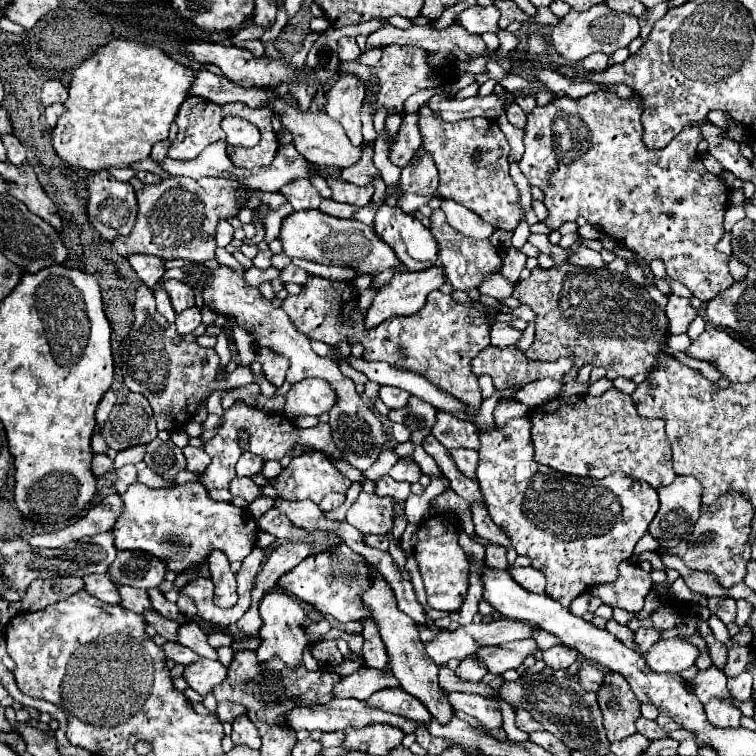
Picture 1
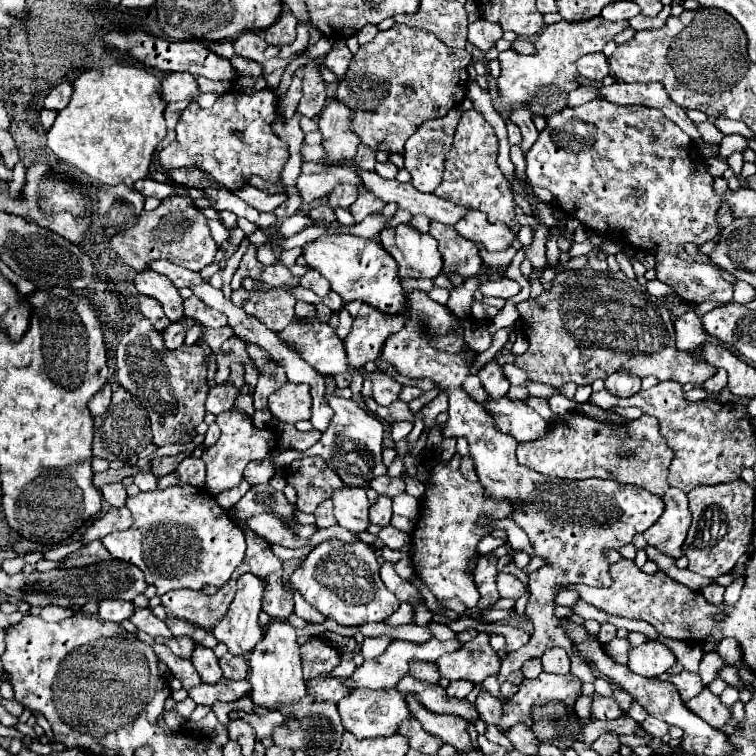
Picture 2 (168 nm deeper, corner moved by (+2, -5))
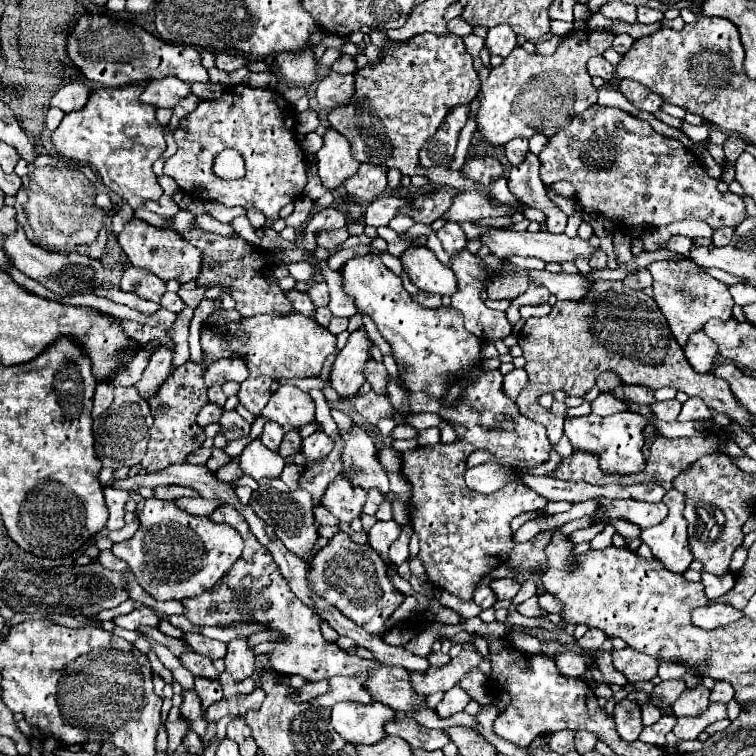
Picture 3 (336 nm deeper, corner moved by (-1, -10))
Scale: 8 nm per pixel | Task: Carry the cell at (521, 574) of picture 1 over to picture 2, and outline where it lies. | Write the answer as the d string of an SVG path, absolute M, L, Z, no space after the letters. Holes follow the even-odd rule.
M500 572L500 574L498 574L498 592L500 592L502 598L518 600L520 596L524 596L524 594L528 592L528 586L526 586L522 580L518 580L516 576Z

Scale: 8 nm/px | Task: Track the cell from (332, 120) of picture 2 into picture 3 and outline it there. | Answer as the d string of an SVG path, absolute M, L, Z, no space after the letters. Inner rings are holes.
M331 127L327 129L323 137L323 147L317 153L317 167L321 183L329 191L341 187L345 179L357 173L359 163L351 157L349 141Z

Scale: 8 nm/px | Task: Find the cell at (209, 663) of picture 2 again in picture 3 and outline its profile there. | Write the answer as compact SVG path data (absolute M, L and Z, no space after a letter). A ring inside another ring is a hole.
M195 679L195 691L201 699L201 707L203 707L203 713L207 711L207 707L215 701L219 701L223 697L223 691L221 691L221 683L219 681L209 681L209 679Z

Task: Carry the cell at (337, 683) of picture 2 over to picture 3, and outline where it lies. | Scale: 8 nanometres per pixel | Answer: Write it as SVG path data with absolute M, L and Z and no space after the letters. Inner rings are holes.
M317 681L317 683L305 683L303 687L299 687L297 691L293 691L293 699L297 699L299 703L303 701L311 701L317 695L323 695L329 689L327 681Z

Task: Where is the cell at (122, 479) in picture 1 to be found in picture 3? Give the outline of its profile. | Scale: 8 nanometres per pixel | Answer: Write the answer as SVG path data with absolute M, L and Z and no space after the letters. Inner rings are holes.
M105 489L105 501L109 507L109 521L107 521L107 531L121 529L123 527L123 515L125 515L125 503L129 499L129 491L125 489Z

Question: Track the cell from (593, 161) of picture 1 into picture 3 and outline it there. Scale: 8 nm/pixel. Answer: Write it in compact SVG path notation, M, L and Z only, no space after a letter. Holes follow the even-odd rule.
M593 105L585 109L569 123L569 127L565 127L565 131L559 131L557 135L549 137L549 143L541 151L539 161L541 181L545 185L551 185L559 179L571 181L577 191L575 197L577 201L581 201L581 205L591 207L617 223L627 221L627 227L631 229L639 229L645 225L661 227L683 219L701 219L707 221L713 229L717 229L739 225L745 219L743 199L729 191L721 193L717 189L717 183L721 179L709 177L701 161L697 161L697 157L693 155L693 151L689 155L689 149L681 141L655 133L647 121L631 117L629 113L615 107Z

